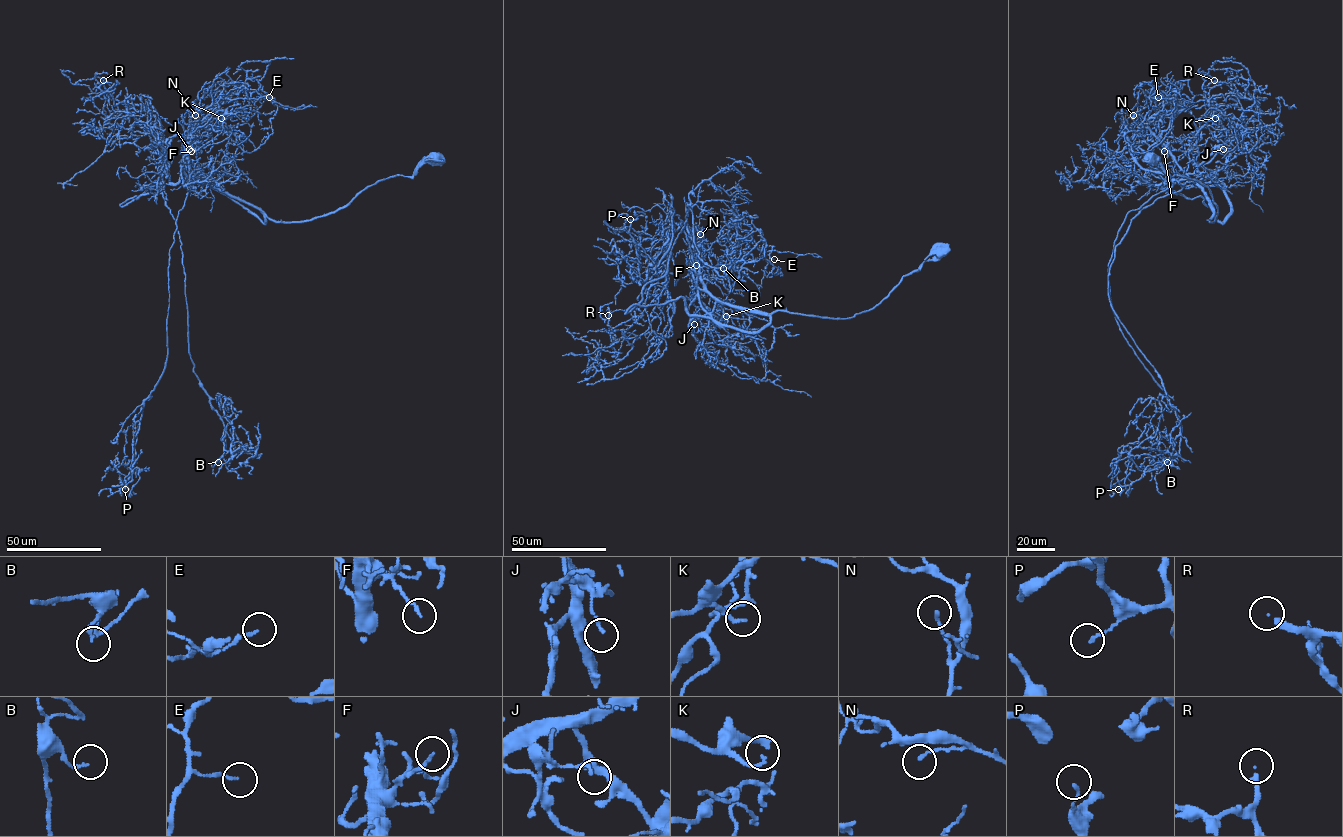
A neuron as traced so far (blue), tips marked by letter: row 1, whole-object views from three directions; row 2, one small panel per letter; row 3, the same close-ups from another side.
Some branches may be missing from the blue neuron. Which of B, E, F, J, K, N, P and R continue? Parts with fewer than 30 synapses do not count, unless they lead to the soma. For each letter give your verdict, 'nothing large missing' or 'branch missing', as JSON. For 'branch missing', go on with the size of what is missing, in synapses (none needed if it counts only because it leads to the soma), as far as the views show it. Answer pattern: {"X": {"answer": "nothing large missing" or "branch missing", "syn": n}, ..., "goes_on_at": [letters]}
{"B": {"answer": "nothing large missing"}, "E": {"answer": "nothing large missing"}, "F": {"answer": "nothing large missing"}, "J": {"answer": "nothing large missing"}, "K": {"answer": "nothing large missing"}, "N": {"answer": "nothing large missing"}, "P": {"answer": "nothing large missing"}, "R": {"answer": "branch missing", "syn": 35}, "goes_on_at": ["R"]}

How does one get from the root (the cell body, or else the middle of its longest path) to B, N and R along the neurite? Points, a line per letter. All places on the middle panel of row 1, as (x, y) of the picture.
B: (940, 250), (850, 318), (756, 313), (707, 289), (684, 224), (667, 271), (690, 209), (699, 257), (723, 268)
N: (940, 250), (872, 309), (850, 318), (756, 313), (718, 301), (696, 284), (692, 258), (702, 247), (700, 234)
R: (940, 250), (850, 318), (719, 302), (696, 316), (668, 292), (644, 333), (614, 339), (608, 315)

